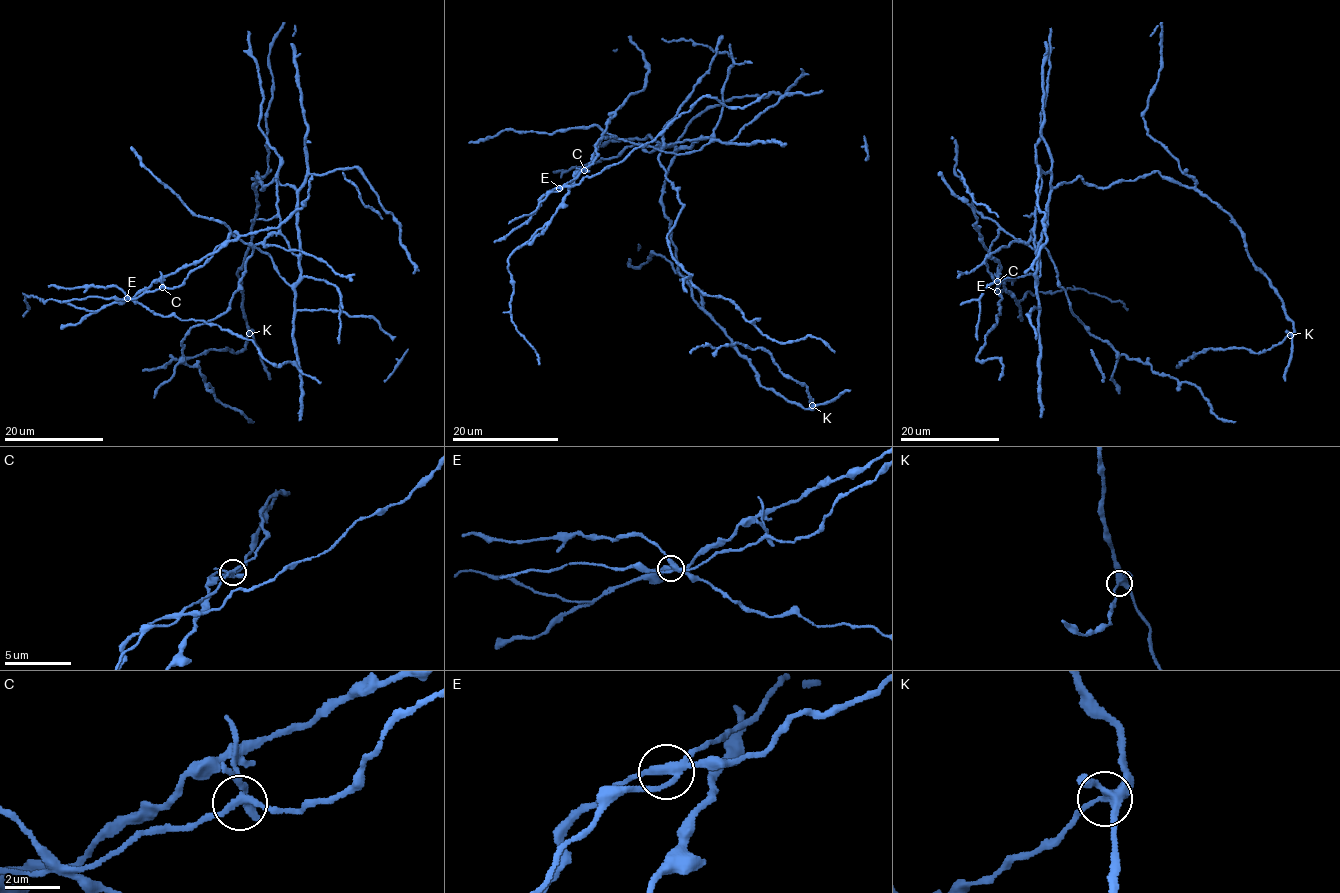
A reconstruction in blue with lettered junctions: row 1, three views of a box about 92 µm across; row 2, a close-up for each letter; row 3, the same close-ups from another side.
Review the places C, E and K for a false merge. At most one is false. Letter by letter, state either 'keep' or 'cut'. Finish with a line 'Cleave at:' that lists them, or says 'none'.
C: cut
E: keep
K: keep
Cleave at: C

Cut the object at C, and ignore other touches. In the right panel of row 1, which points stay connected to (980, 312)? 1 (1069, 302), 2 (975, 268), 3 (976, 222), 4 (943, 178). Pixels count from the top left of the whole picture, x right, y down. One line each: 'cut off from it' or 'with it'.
1: with it
2: with it
3: cut off from it
4: cut off from it

